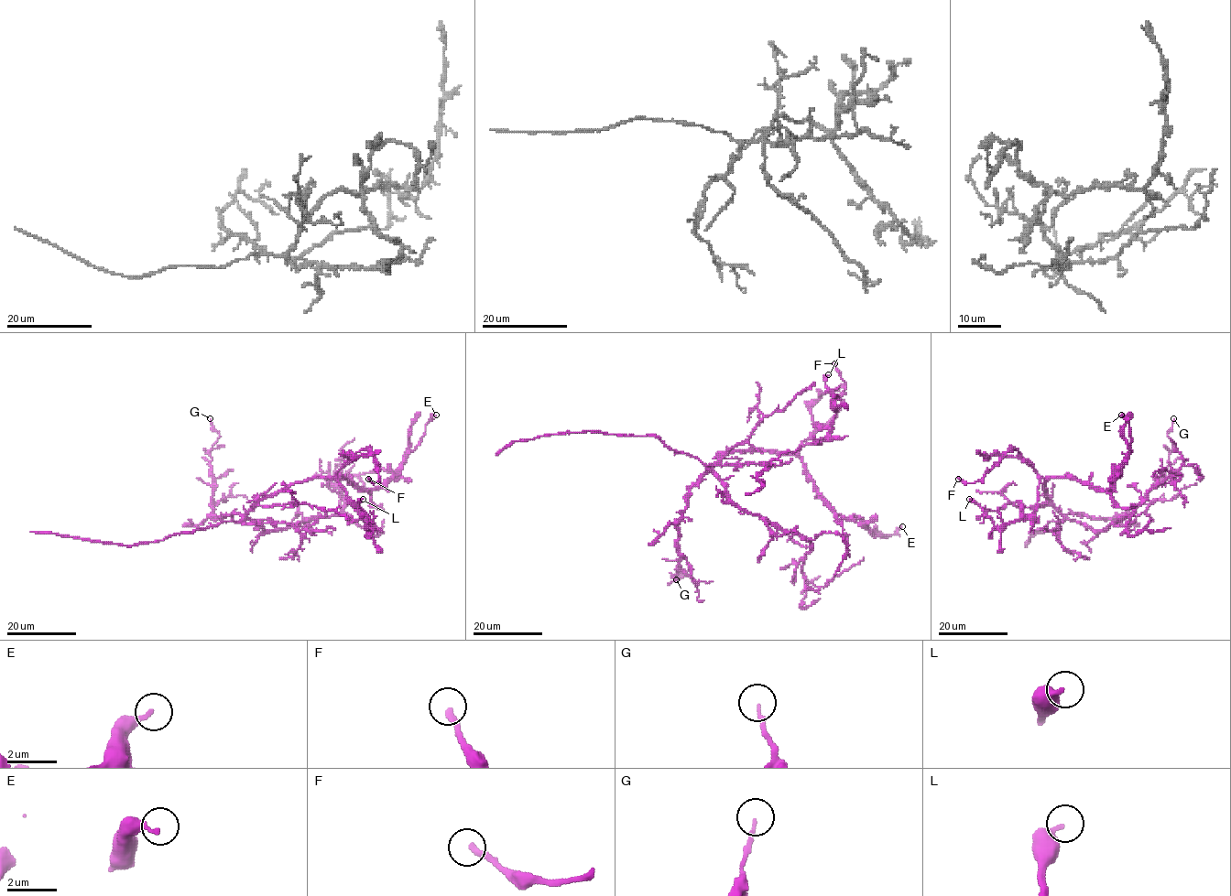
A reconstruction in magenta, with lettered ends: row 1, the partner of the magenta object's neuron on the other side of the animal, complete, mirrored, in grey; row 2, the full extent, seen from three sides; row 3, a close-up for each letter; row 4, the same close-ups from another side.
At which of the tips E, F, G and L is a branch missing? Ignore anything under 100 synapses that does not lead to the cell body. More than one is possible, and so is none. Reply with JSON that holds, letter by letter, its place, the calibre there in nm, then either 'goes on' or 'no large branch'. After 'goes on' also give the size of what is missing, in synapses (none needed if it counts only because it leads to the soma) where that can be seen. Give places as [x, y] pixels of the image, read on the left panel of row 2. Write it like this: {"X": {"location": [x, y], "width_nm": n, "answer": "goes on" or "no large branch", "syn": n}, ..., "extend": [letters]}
{"E": {"location": [436, 415], "width_nm": 190, "answer": "no large branch"}, "F": {"location": [368, 479], "width_nm": 240, "answer": "no large branch"}, "G": {"location": [210, 418], "width_nm": 130, "answer": "no large branch"}, "L": {"location": [363, 499], "width_nm": 340, "answer": "no large branch"}, "extend": []}

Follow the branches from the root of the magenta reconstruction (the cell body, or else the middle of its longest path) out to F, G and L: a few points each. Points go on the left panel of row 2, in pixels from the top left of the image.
F: (252, 509), (290, 484), (332, 478), (363, 449), (373, 454), (379, 475), (376, 482), (368, 479)
G: (252, 509), (244, 514), (227, 513), (219, 518), (211, 513), (214, 478), (209, 450), (219, 433), (210, 418)
L: (252, 509), (290, 484), (333, 478), (367, 526), (368, 516), (360, 506), (363, 499)

